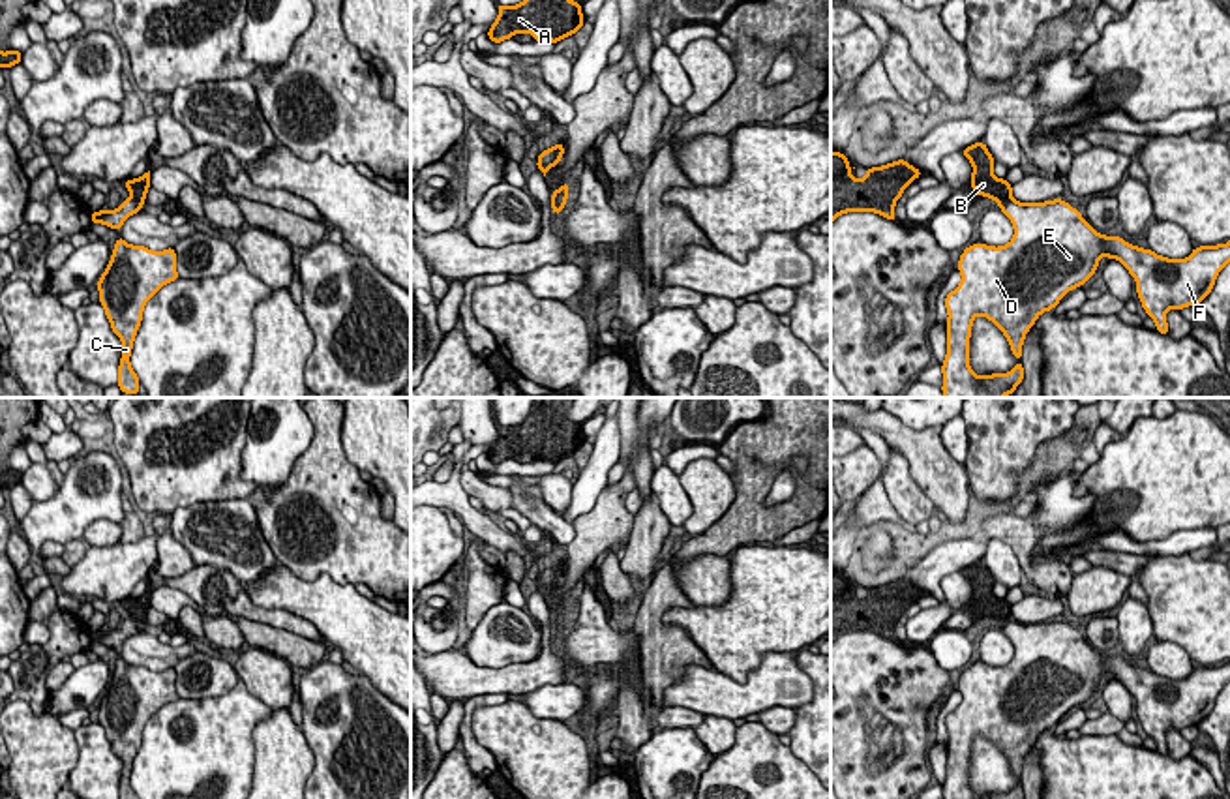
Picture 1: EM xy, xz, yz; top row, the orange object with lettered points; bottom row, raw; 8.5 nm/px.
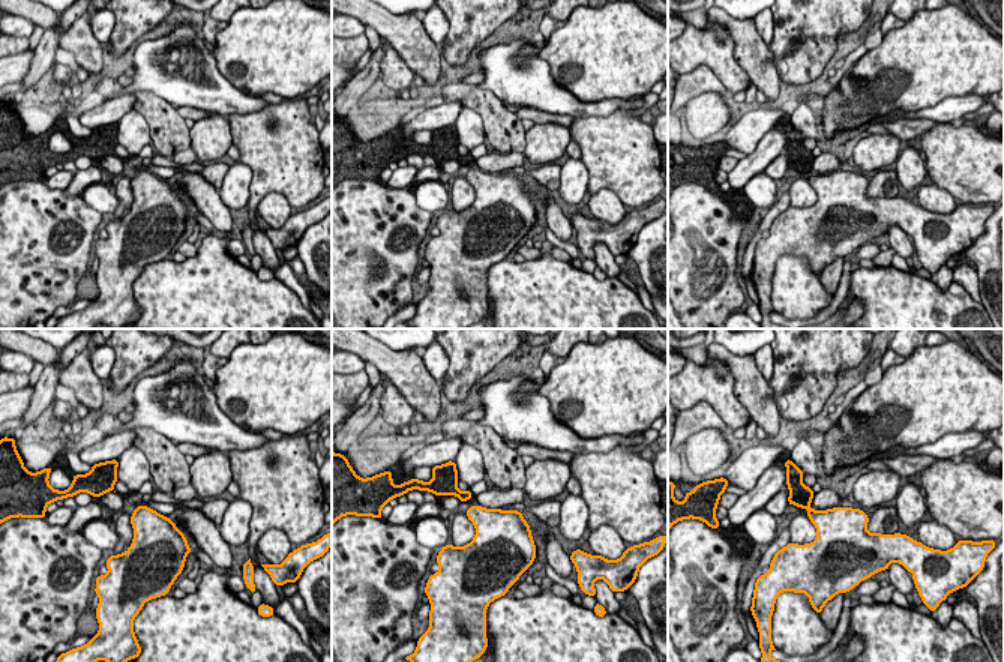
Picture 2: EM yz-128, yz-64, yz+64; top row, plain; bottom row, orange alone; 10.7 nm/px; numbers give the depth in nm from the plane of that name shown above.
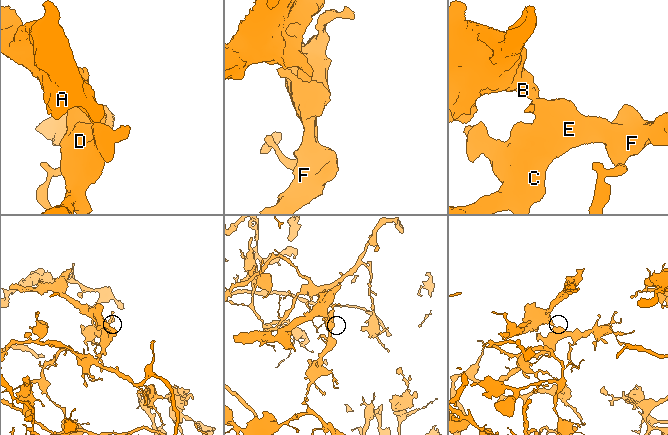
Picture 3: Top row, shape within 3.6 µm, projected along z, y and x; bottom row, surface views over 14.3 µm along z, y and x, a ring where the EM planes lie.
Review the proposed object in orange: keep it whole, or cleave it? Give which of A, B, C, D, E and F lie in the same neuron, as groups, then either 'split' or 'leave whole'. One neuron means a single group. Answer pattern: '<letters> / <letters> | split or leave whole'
A B / C D E F | split

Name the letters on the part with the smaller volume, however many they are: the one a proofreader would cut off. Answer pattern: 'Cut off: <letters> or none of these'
Cut off: A, B

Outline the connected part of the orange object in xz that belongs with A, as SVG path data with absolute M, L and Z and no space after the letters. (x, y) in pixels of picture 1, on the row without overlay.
M534 398L527 418L518 426L499 426L499 437L488 450L493 463L531 452L534 461L559 463L585 443L581 424L566 415L574 398Z

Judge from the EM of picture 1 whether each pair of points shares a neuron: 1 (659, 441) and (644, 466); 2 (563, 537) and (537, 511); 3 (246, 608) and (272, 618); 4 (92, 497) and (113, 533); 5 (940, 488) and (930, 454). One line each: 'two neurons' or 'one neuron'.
1: two neurons
2: one neuron
3: one neuron
4: two neurons
5: one neuron

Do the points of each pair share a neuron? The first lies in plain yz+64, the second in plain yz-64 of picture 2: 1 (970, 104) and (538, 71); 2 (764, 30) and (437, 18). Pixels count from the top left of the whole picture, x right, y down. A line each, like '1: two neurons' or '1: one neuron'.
1: one neuron
2: one neuron

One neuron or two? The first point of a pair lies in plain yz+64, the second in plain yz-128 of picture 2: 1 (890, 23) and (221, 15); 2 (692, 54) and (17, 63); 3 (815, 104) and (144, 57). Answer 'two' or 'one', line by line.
1: two
2: two
3: two

